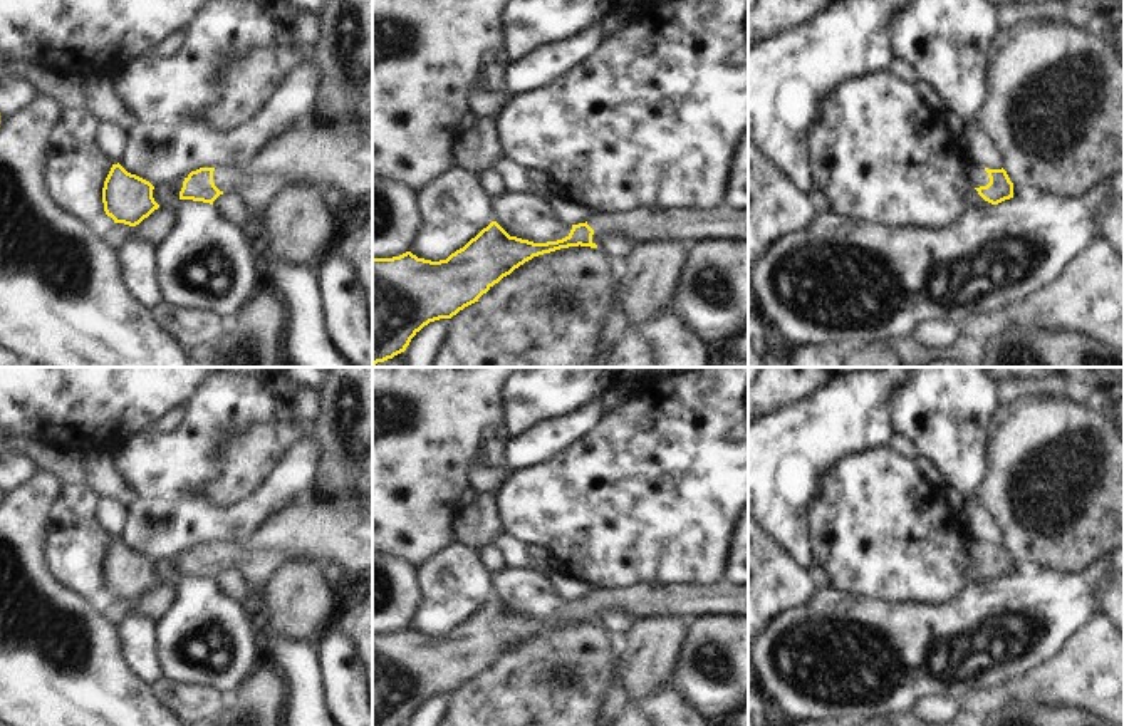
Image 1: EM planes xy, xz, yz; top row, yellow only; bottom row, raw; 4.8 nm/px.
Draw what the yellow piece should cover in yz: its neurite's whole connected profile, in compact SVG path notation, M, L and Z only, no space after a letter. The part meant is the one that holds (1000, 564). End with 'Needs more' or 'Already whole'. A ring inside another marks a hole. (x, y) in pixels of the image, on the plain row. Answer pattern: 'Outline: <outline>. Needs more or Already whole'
Outline: M973 542L970 543L970 555L978 570L991 580L1013 573L1013 558L1003 543L983 545Z. Needs more

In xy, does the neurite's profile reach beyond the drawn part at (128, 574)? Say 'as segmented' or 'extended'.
as segmented

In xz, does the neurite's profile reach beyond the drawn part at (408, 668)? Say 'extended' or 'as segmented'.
extended

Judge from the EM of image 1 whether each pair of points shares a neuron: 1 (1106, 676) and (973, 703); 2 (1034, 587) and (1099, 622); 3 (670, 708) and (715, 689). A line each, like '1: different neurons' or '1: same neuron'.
1: same neuron
2: different neurons
3: different neurons

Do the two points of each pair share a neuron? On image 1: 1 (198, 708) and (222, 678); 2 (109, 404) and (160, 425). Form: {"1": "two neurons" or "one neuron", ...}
{"1": "two neurons", "2": "two neurons"}

